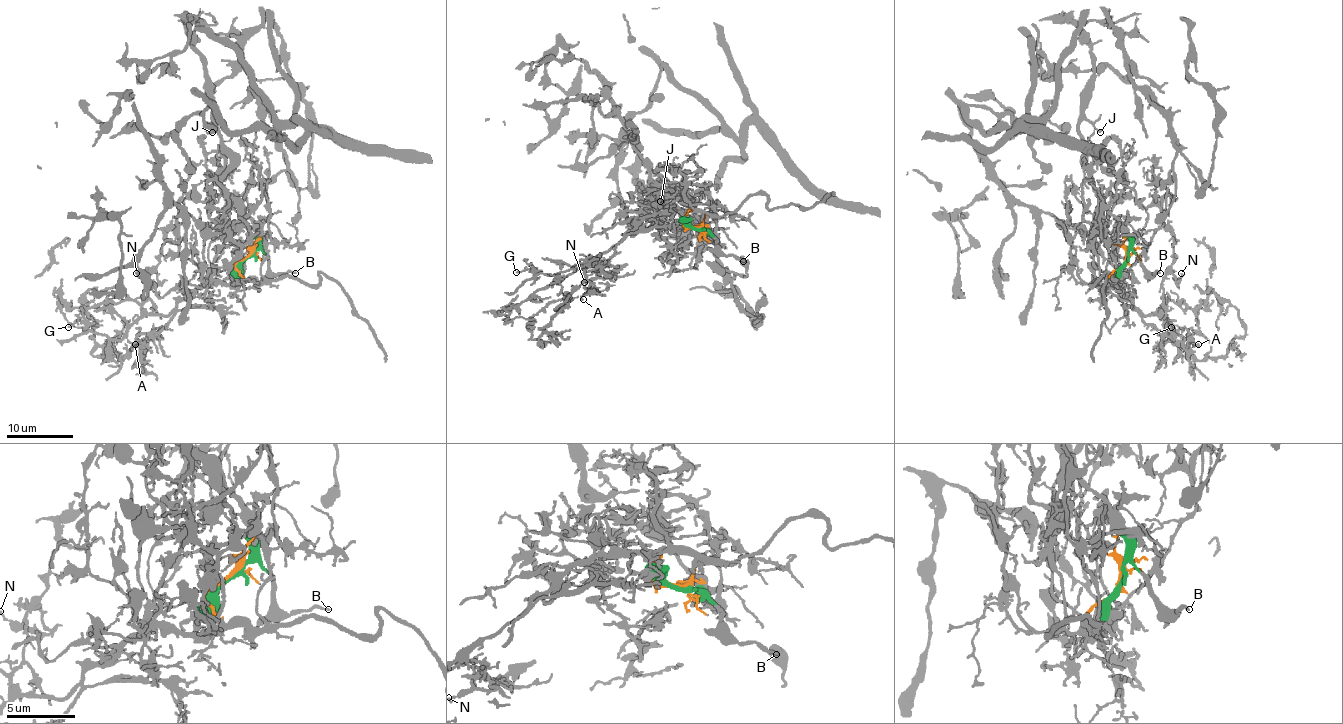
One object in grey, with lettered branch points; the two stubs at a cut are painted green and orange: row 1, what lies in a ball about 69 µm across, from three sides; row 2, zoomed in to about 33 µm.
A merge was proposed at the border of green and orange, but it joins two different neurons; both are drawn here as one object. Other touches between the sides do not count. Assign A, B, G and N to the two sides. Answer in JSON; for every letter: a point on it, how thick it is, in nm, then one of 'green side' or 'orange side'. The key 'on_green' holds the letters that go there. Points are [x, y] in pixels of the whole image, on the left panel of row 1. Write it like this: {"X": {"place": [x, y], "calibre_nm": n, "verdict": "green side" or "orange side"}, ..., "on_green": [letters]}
{"A": {"place": [135, 344], "calibre_nm": 160, "verdict": "orange side"}, "B": {"place": [295, 273], "calibre_nm": 160, "verdict": "green side"}, "G": {"place": [68, 327], "calibre_nm": 130, "verdict": "orange side"}, "N": {"place": [136, 273], "calibre_nm": 150, "verdict": "orange side"}, "on_green": ["B"]}

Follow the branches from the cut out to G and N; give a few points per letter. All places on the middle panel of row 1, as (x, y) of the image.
G: (692, 226), (683, 223), (690, 209), (653, 213), (615, 244), (568, 271), (516, 273)
N: (692, 226), (683, 223), (690, 209), (653, 213), (590, 264), (597, 263), (603, 278), (585, 281)

